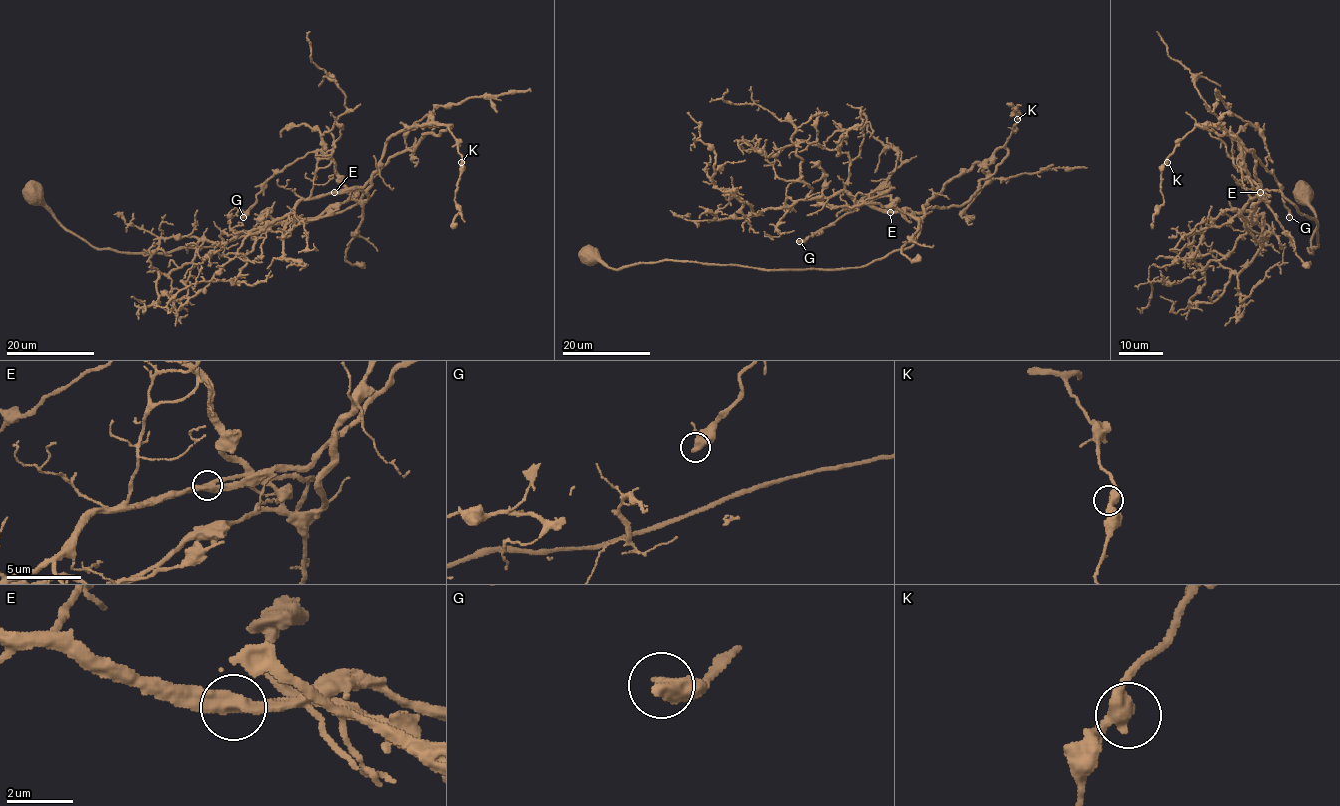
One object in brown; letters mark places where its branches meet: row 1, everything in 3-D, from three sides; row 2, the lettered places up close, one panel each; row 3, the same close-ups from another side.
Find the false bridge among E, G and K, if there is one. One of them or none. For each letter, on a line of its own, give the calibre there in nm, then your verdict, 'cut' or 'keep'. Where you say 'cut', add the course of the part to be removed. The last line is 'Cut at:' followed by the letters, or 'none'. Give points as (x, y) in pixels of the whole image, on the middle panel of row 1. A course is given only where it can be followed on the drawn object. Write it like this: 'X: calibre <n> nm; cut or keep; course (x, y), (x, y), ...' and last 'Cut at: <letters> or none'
E: calibre 440 nm; keep
G: calibre 440 nm; keep
K: calibre 440 nm; keep
Cut at: none

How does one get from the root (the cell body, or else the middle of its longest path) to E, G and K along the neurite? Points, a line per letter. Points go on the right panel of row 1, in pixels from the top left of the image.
E: (1301, 193), (1317, 221), (1312, 252), (1315, 220), (1280, 191), (1260, 192)
G: (1301, 193), (1317, 221), (1312, 252), (1315, 220), (1280, 191), (1261, 190), (1245, 153), (1275, 177), (1289, 217)
K: (1301, 193), (1317, 221), (1312, 252), (1315, 220), (1257, 189), (1254, 153), (1237, 138), (1195, 126), (1167, 162)

